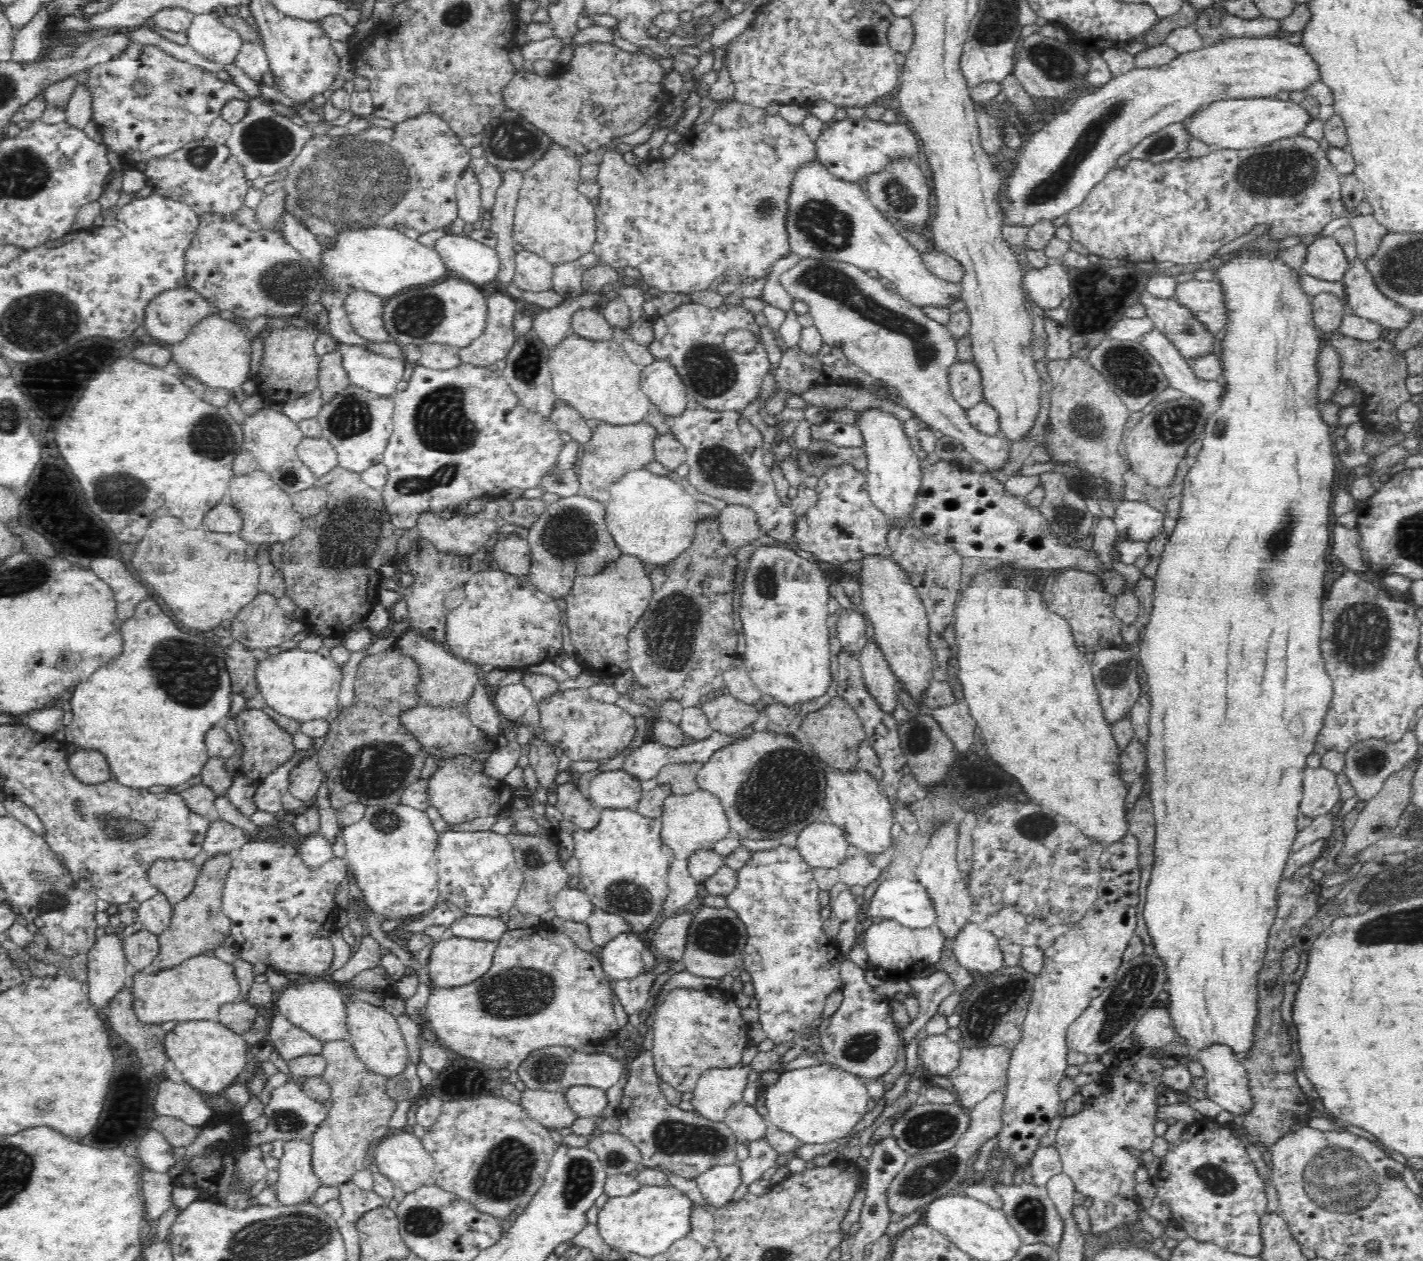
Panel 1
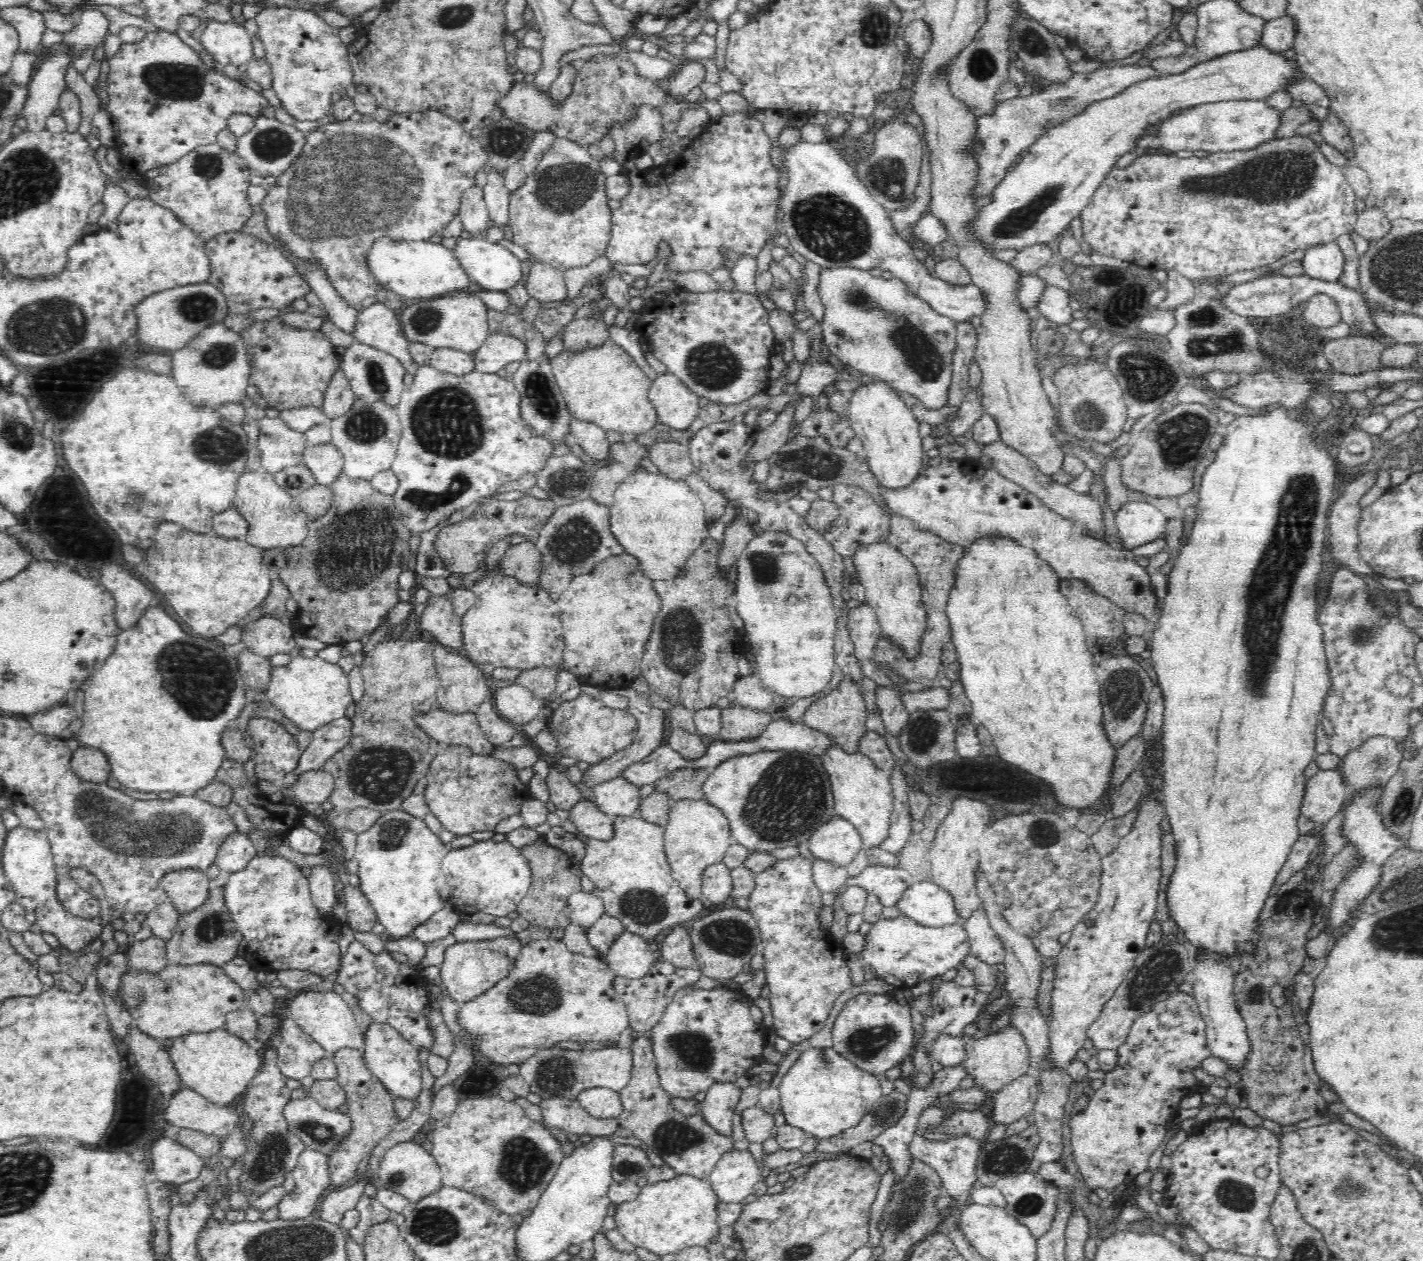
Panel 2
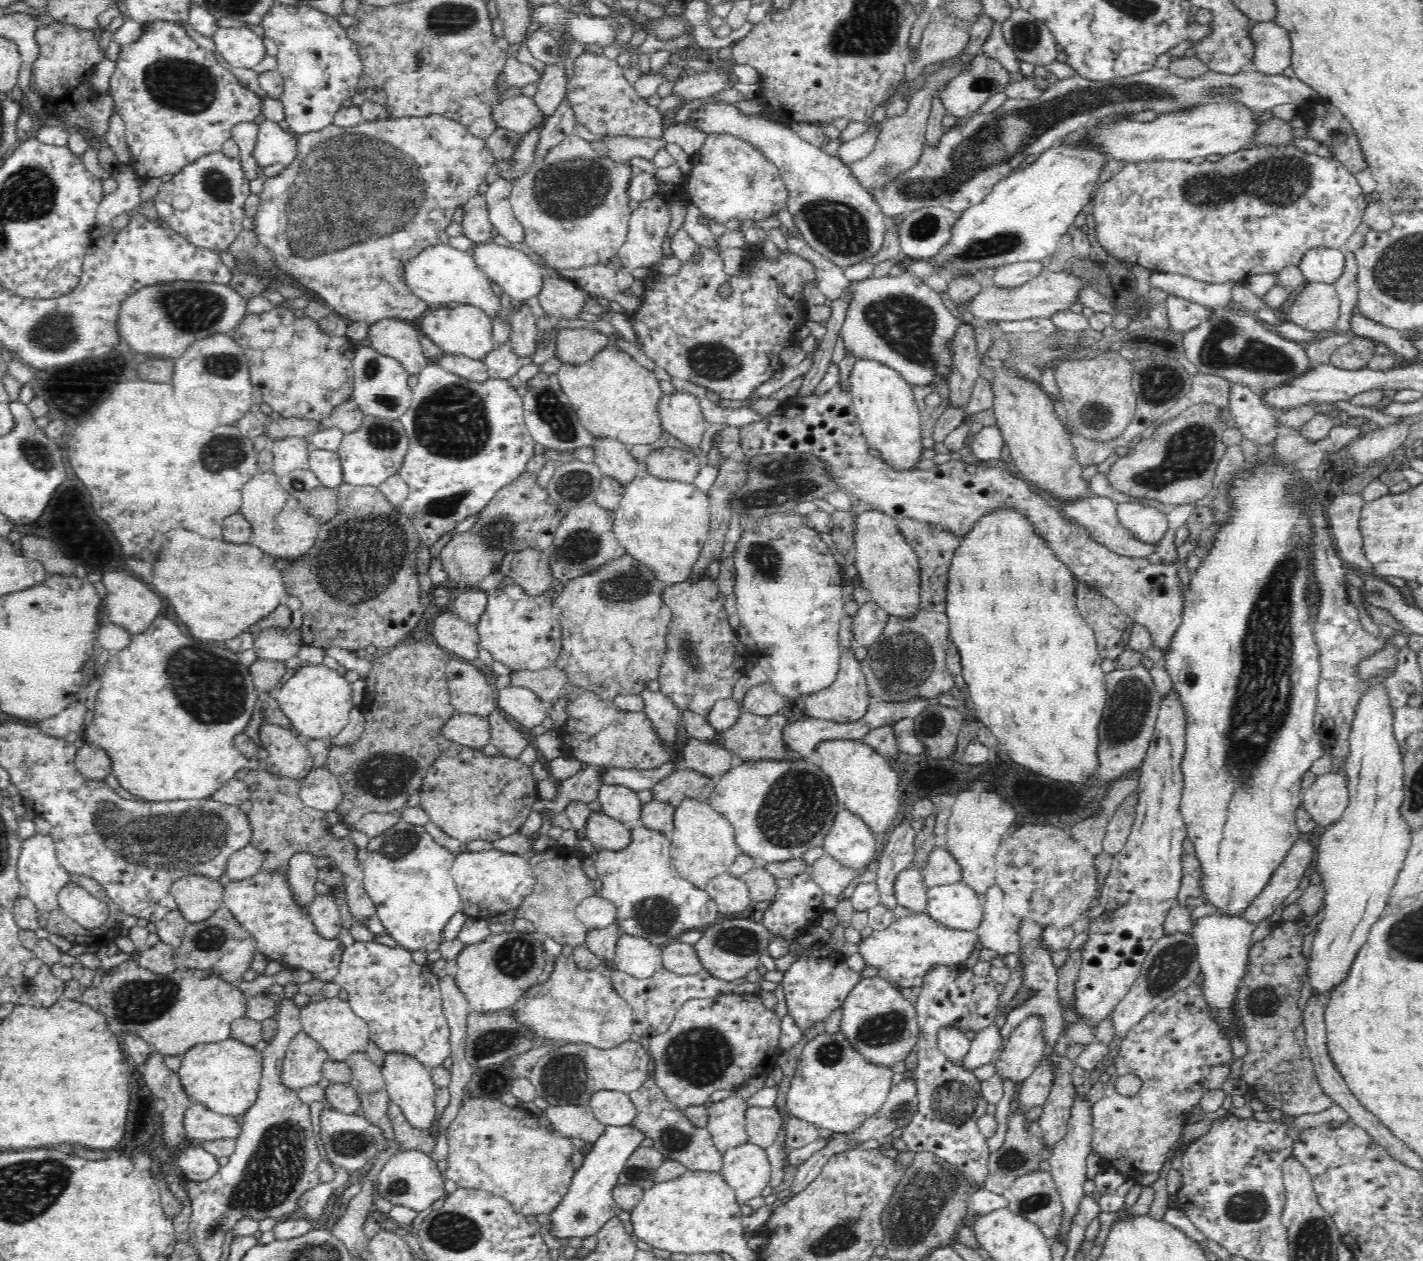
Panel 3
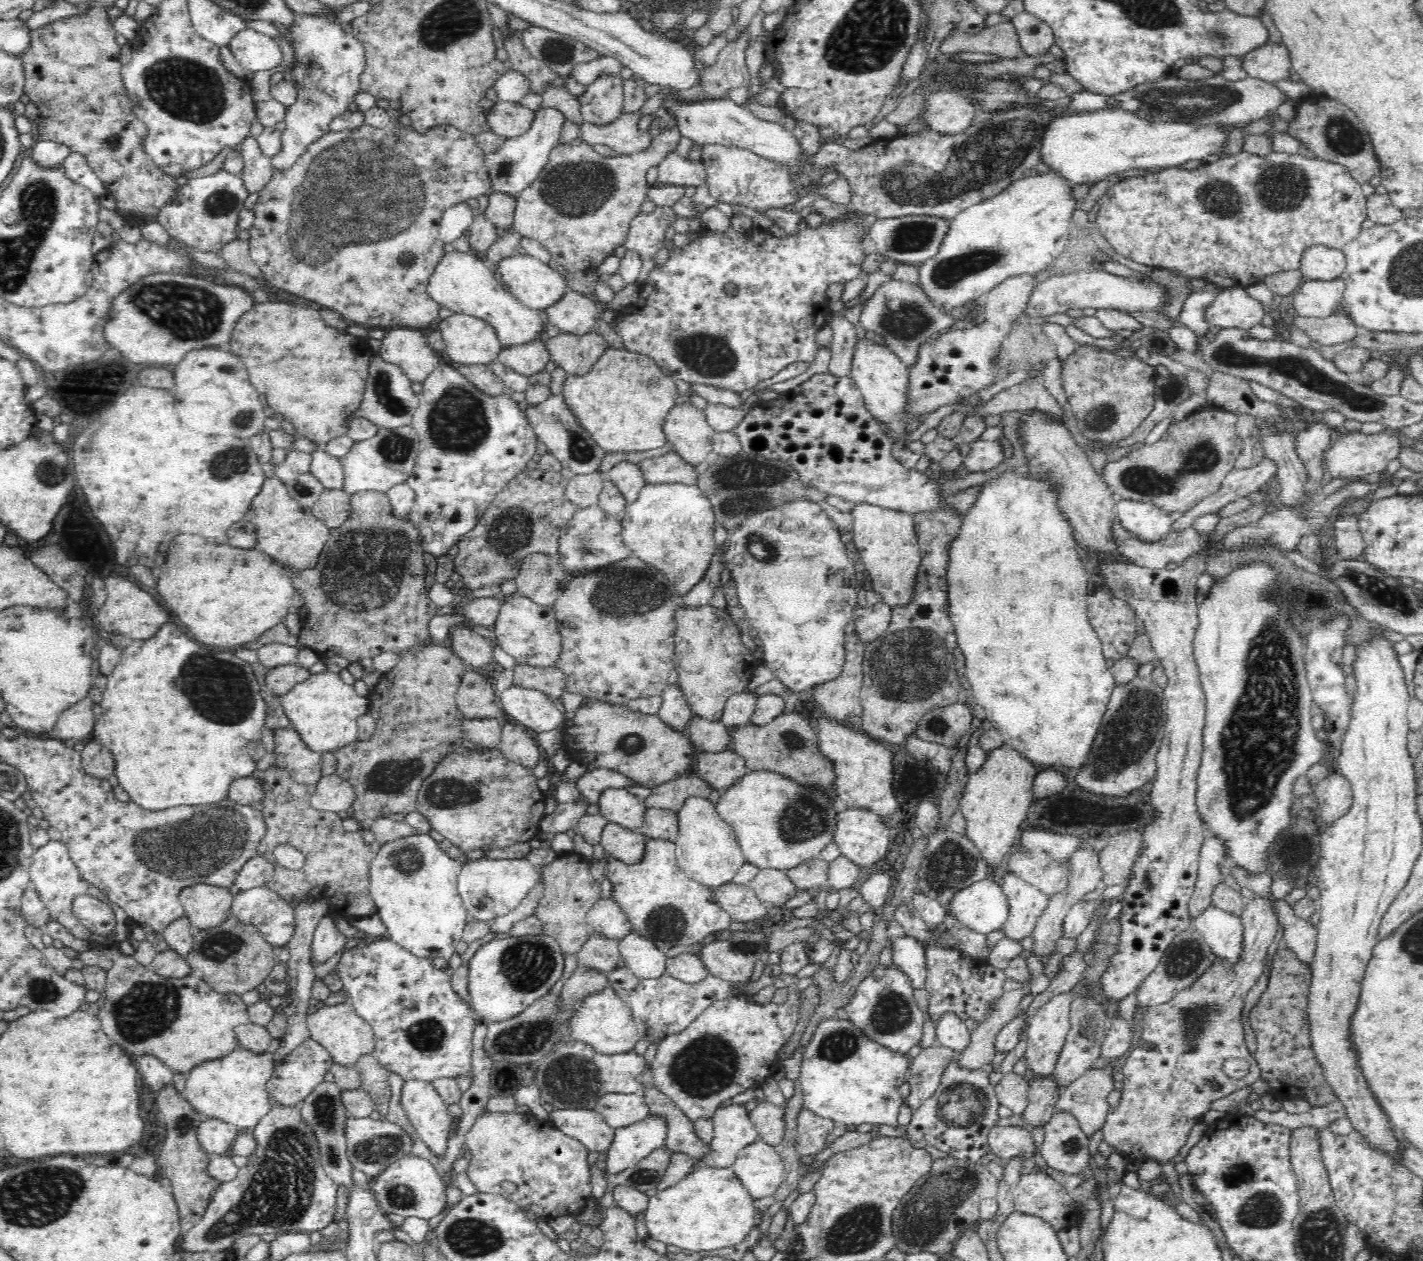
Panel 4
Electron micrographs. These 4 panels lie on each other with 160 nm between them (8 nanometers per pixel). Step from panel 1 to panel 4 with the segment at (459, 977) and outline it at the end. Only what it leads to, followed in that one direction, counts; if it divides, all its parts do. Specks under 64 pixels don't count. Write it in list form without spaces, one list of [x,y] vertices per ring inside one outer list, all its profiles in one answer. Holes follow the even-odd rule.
[[[502,935],[490,940],[488,944],[475,945],[466,955],[467,987],[471,998],[471,1008],[479,1020],[501,1021],[521,1013],[536,999],[553,992],[564,974],[564,954],[560,951],[554,937],[539,935],[509,936]]]

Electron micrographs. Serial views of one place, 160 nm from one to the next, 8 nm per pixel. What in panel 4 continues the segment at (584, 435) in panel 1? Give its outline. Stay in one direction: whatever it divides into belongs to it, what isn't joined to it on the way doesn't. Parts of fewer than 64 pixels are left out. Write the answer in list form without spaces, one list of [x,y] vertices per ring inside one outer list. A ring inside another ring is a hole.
[[[626,460],[616,462],[605,476],[619,488],[628,503],[638,496],[639,488],[646,483],[639,464],[632,464]]]

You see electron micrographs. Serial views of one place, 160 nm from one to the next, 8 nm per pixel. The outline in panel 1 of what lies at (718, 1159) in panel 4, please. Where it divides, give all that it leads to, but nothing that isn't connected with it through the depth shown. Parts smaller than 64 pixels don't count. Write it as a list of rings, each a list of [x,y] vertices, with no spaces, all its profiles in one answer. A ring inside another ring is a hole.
[[[741,1060],[729,1067],[706,1069],[691,1090],[695,1111],[708,1120],[723,1122],[725,1110],[742,1100],[750,1072],[752,1066]]]

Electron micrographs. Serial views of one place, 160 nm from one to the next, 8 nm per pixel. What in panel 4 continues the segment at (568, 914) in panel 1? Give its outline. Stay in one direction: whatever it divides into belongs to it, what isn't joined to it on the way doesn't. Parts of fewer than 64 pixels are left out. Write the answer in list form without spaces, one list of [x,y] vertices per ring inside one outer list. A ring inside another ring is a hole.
[[[611,898],[598,899],[585,918],[597,931],[602,931],[606,937],[612,937],[618,942],[632,931],[623,910]]]

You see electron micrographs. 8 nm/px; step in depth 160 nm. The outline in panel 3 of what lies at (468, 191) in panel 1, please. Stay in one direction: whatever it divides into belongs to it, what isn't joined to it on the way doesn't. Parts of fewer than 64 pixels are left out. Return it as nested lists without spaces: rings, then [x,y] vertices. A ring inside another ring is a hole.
[[[476,194],[468,199],[462,206],[462,229],[463,234],[473,241],[474,244],[480,242],[493,241],[494,229],[489,220],[487,203],[485,196]]]

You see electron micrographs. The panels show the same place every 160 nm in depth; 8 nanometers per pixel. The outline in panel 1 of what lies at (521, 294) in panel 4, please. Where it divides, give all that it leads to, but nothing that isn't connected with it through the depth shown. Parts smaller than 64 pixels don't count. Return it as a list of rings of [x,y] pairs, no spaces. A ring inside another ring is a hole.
[[[448,232],[446,236],[434,240],[434,251],[451,275],[479,287],[496,279],[499,271],[496,252],[470,237],[455,236]]]

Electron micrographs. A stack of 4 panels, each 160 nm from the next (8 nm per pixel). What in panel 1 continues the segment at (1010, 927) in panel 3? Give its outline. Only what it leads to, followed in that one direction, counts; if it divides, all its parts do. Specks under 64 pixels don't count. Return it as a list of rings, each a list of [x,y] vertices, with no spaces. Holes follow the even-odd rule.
[[[969,922],[950,946],[956,962],[970,972],[990,974],[1004,966],[997,937]]]

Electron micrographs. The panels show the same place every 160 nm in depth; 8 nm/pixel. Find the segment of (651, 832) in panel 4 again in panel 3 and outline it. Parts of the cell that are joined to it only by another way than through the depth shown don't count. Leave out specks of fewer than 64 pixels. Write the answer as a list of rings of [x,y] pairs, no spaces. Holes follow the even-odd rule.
[[[656,797],[648,804],[642,805],[641,816],[638,822],[646,828],[670,834],[673,830],[673,816],[675,812],[675,803],[664,797]]]

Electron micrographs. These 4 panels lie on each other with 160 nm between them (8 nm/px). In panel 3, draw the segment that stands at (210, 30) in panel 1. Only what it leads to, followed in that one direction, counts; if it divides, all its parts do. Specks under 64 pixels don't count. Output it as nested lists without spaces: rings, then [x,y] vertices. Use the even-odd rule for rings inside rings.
[[[219,27],[213,31],[212,40],[222,58],[238,68],[253,68],[266,56],[263,39],[246,28]]]

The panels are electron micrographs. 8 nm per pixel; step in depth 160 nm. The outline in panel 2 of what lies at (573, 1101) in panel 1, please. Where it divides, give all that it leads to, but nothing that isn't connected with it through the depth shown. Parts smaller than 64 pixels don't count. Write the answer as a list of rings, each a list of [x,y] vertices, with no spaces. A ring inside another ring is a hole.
[[[609,1088],[584,1089],[575,1099],[588,1114],[595,1117],[618,1117],[622,1110],[619,1093]]]

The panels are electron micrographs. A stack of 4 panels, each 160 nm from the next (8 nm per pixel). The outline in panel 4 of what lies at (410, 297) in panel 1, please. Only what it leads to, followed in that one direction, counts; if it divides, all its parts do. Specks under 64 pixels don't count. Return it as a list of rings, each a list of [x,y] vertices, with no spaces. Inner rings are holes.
[[[452,314],[438,322],[438,332],[451,362],[489,365],[503,349],[495,329],[476,316]]]

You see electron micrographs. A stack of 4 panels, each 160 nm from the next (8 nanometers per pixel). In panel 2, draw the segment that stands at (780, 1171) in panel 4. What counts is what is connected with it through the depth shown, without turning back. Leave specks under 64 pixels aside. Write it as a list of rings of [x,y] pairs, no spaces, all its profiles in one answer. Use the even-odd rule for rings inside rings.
[[[757,1149],[737,1150],[722,1156],[706,1178],[719,1203],[743,1203],[754,1186],[764,1180]]]

